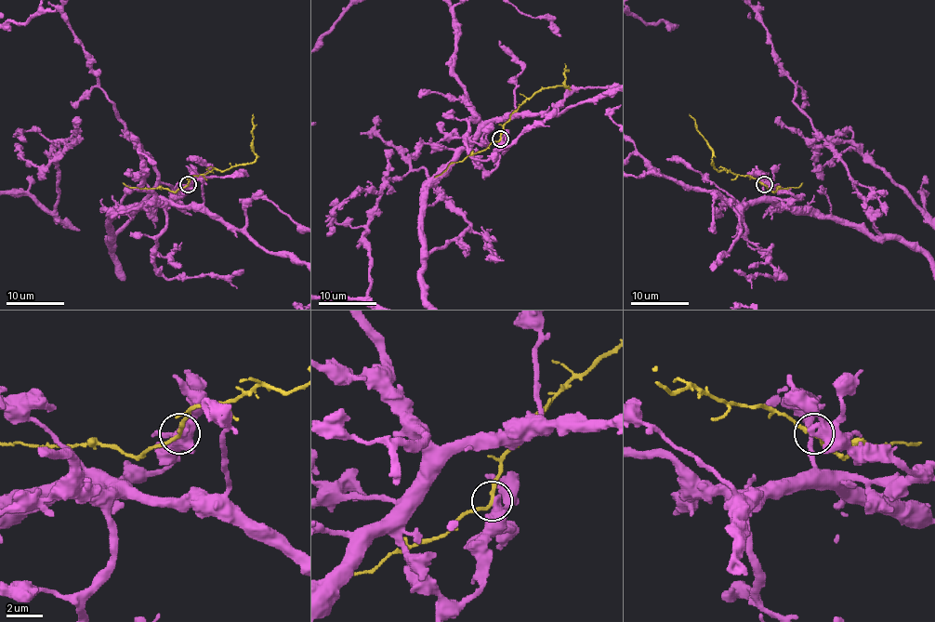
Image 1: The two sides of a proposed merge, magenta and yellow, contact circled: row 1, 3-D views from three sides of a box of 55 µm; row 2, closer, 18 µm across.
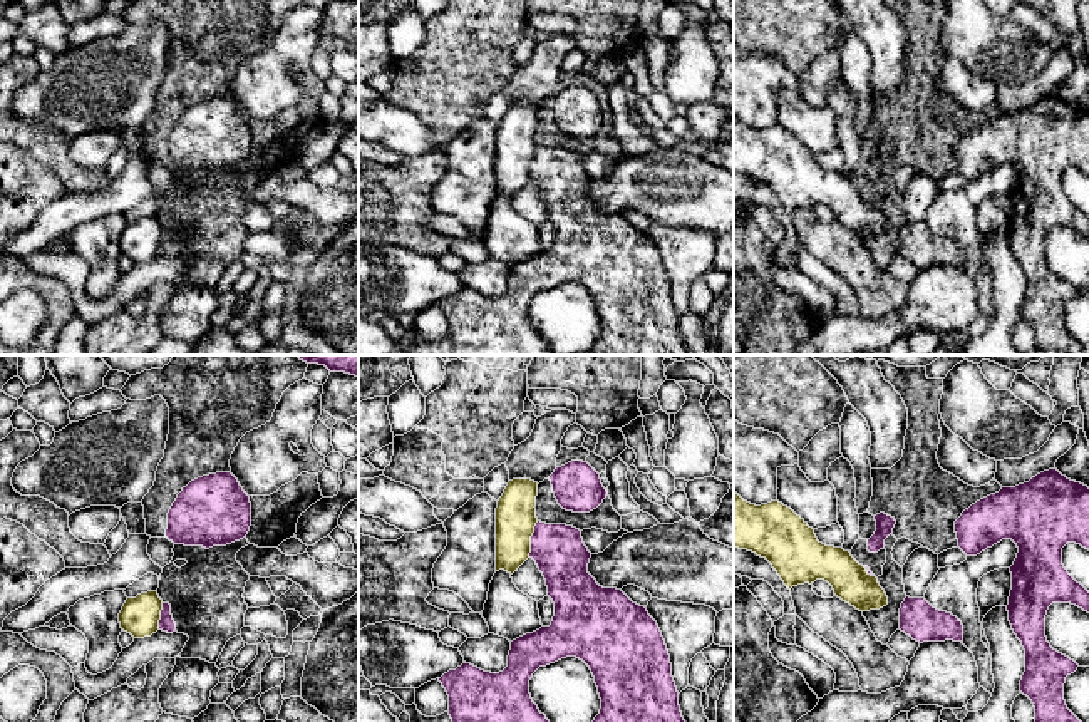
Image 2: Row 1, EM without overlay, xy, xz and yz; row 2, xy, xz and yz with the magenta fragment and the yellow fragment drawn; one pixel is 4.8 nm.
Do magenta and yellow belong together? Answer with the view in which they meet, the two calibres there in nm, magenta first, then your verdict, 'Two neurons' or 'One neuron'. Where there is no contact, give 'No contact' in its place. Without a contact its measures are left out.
Touches magenta in xz. Thickness 260 nm (magenta) against 190 nm. Two neurons

